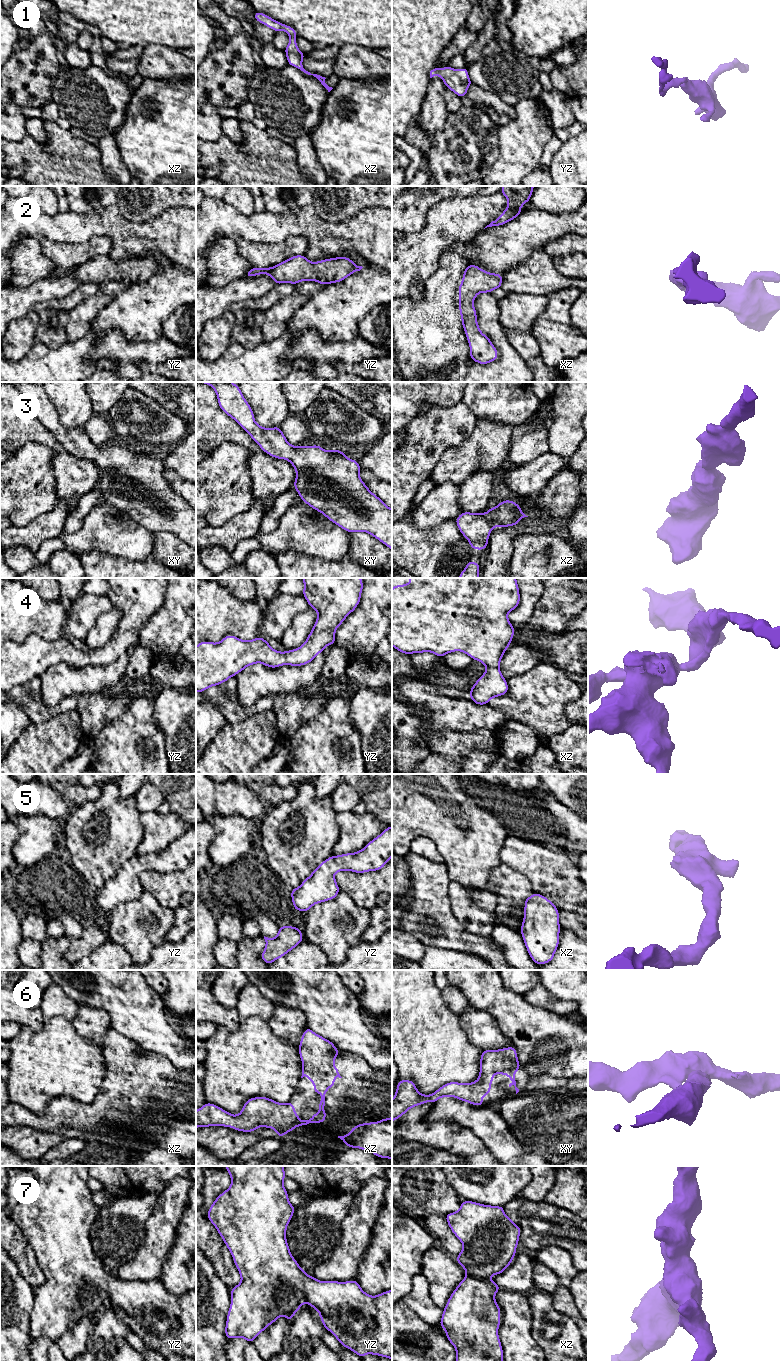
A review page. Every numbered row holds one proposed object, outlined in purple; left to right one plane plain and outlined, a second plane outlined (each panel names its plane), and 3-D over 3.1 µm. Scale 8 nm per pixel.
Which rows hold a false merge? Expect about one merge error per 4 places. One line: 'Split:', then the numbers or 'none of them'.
Split: none of them

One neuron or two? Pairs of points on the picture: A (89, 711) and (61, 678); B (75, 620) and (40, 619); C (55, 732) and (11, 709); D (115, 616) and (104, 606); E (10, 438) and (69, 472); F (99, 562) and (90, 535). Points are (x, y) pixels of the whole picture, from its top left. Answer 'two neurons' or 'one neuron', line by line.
A: two neurons
B: two neurons
C: two neurons
D: two neurons
E: one neuron
F: two neurons

